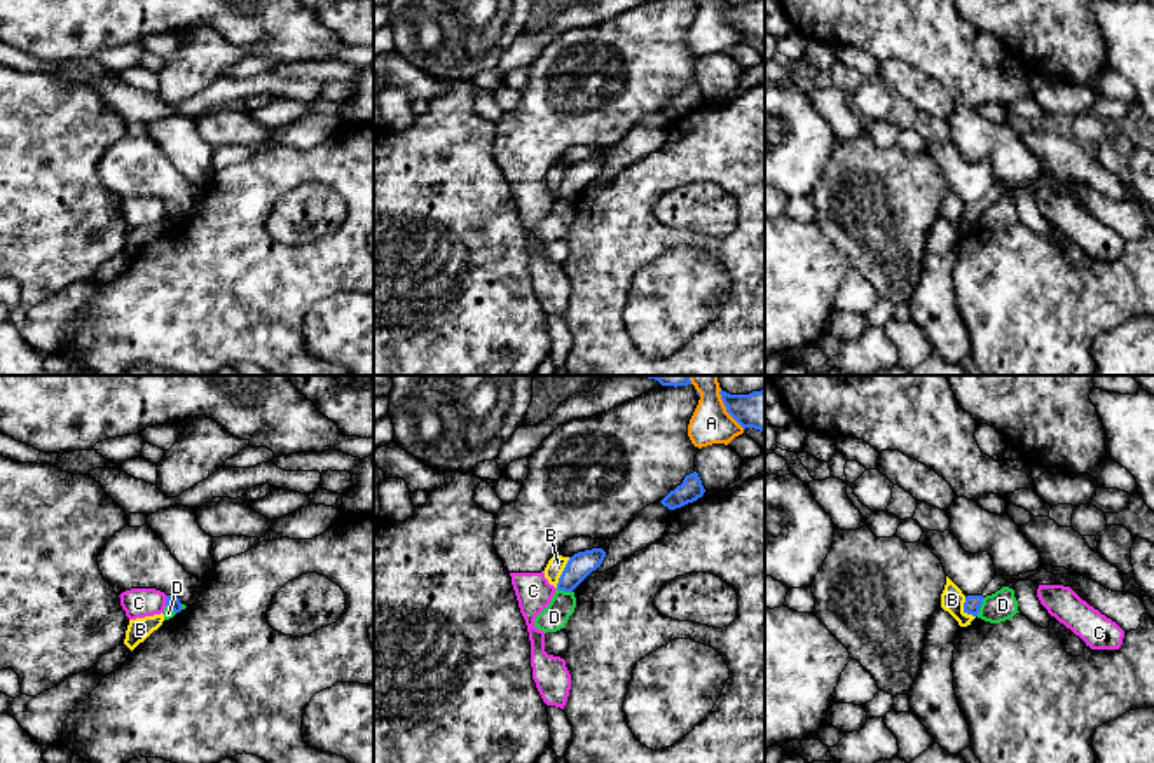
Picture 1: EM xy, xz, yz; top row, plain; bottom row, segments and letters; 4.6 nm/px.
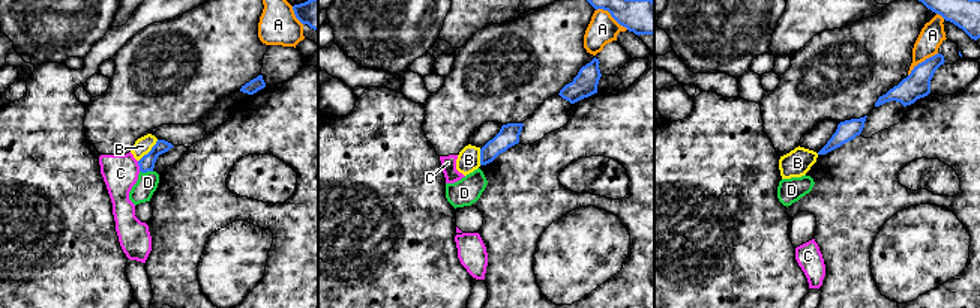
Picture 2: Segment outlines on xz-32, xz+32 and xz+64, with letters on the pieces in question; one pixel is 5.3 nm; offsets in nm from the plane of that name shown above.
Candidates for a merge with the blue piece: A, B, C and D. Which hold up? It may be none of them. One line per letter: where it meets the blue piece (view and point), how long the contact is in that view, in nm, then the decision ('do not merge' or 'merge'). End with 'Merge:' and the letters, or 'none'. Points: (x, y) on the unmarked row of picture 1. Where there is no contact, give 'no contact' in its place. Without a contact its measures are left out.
A: xz (727, 20) | 220 nm | do not merge
B: xz (563, 182) | 160 nm | do not merge
C: xy (166, 210) | 50 nm | do not merge
D: yz (980, 215) | 100 nm | do not merge
Merge: none

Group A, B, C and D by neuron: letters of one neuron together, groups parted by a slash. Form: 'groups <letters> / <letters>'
groups A / B / C / D

